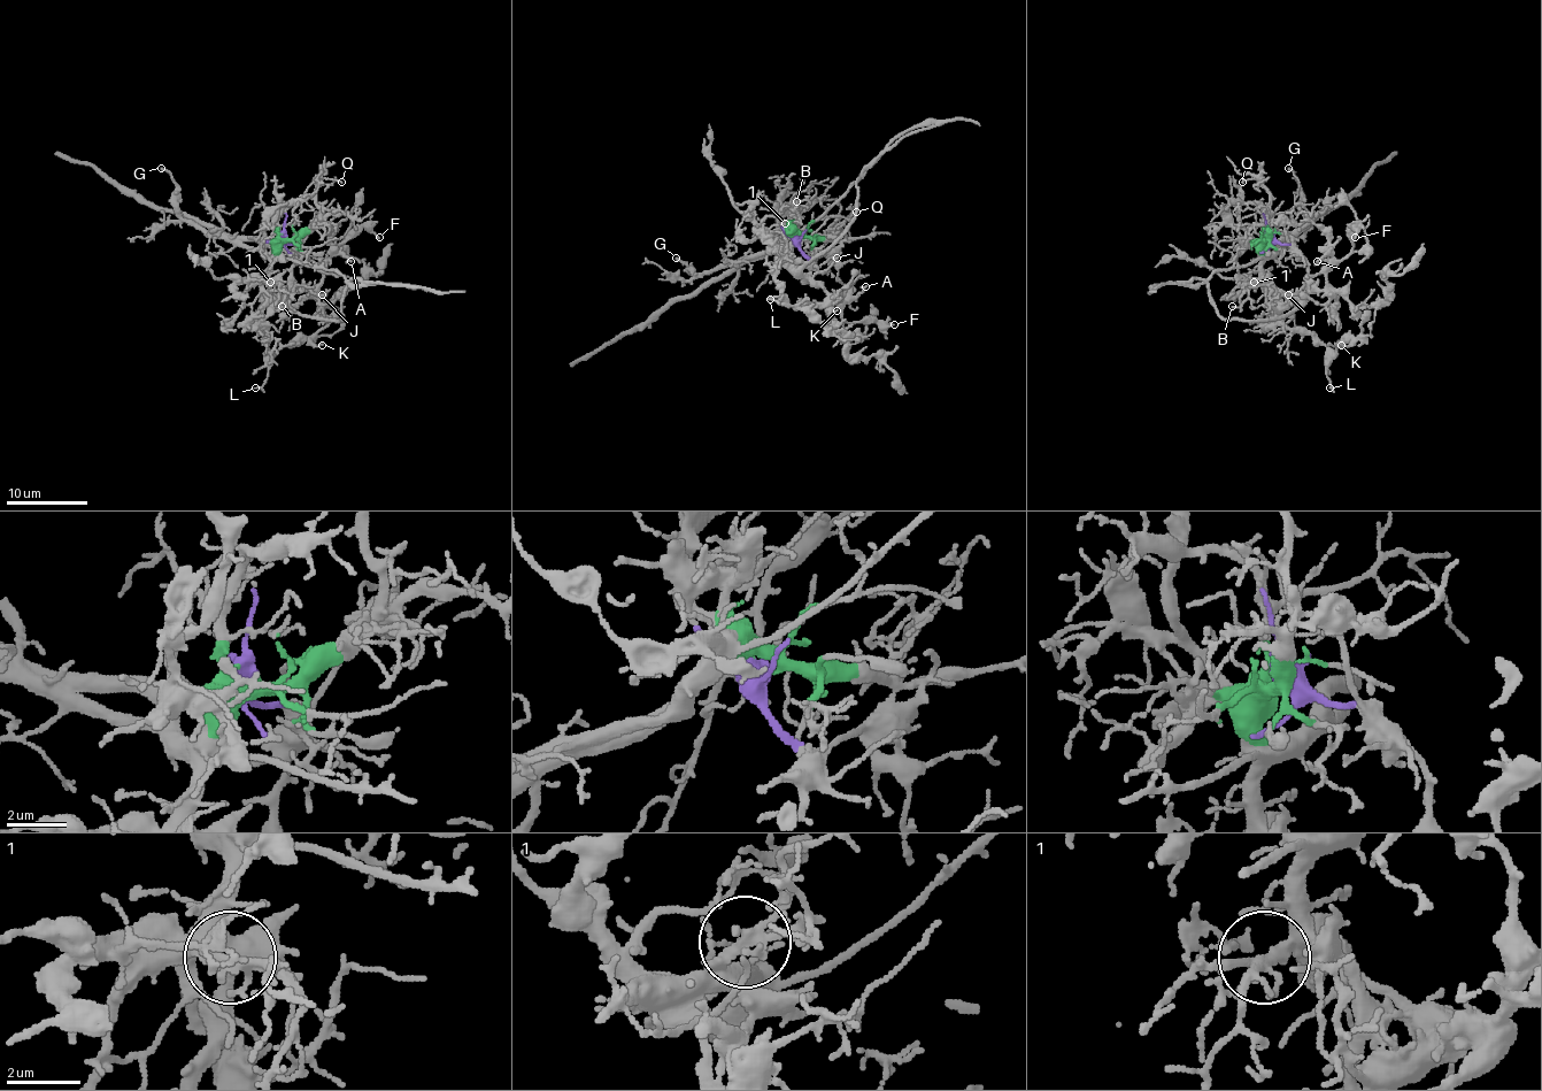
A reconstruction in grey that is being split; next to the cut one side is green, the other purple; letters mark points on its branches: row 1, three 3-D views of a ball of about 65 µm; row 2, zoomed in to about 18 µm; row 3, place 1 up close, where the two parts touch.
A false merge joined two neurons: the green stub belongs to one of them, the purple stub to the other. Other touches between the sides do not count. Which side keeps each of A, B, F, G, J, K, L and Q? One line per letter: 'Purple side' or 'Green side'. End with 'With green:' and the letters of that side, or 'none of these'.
A: Purple side
B: Green side
F: Purple side
G: Green side
J: Purple side
K: Purple side
L: Purple side
Q: Green side
With green: B, G, Q

